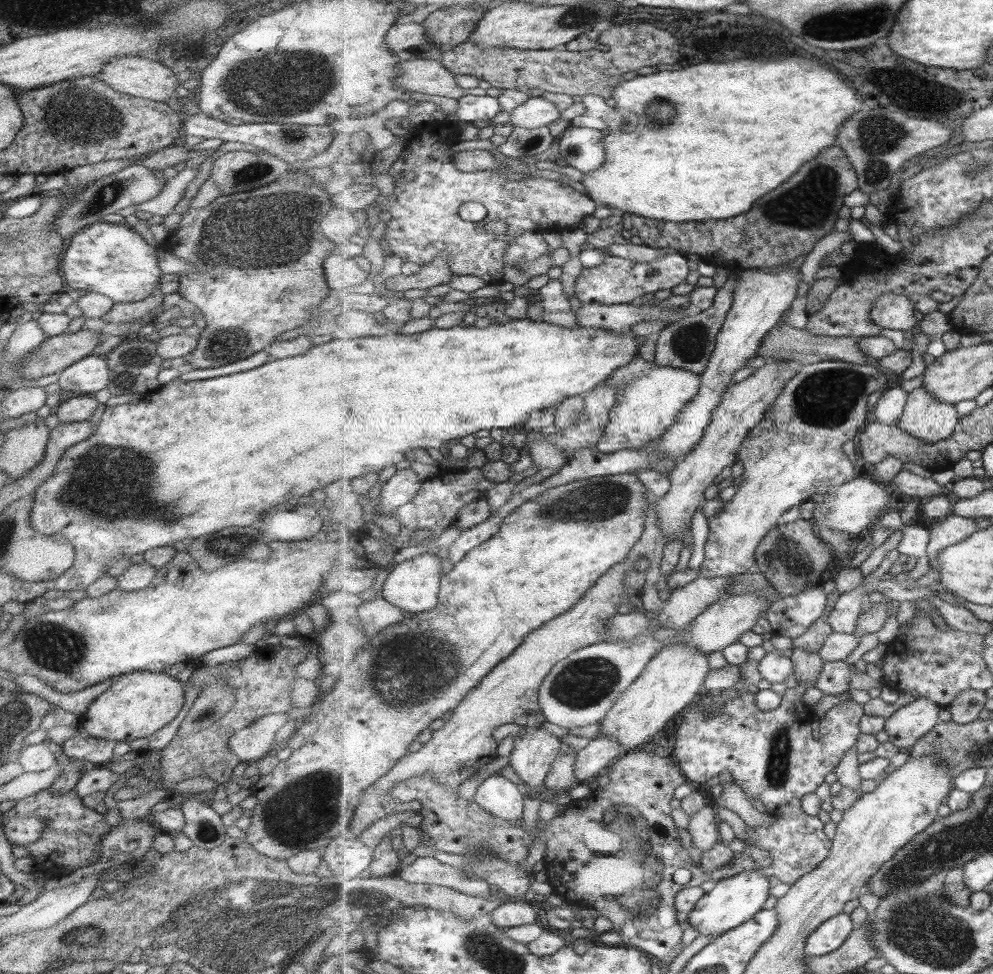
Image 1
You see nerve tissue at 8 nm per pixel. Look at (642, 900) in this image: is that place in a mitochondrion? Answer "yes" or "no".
yes

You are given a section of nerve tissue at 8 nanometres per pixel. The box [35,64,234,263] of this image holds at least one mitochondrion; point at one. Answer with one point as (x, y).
(80, 112)

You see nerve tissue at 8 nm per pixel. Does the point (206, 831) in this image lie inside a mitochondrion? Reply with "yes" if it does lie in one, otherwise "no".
yes

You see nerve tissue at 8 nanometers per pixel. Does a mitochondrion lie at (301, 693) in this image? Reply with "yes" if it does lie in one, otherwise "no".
no

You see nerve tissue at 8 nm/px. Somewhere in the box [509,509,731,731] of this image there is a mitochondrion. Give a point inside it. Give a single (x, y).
(582, 684)

